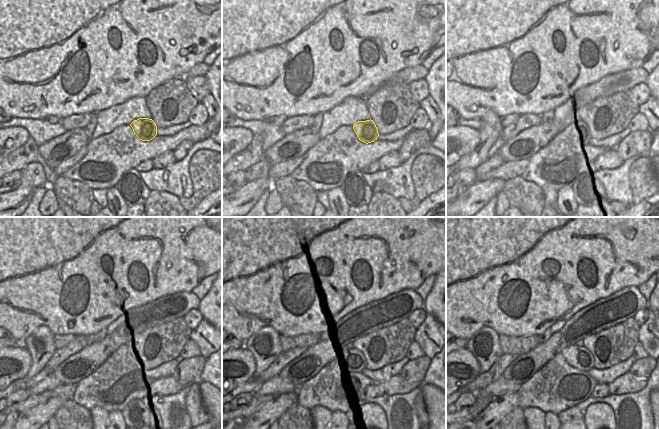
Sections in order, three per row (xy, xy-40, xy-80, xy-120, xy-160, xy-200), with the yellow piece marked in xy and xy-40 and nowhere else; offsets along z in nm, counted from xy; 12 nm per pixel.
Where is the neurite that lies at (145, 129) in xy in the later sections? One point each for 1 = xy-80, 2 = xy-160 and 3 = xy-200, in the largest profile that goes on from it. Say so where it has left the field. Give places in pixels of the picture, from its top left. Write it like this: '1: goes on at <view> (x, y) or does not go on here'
1: goes on at xy-80 (582, 127)
2: goes on at xy-160 (354, 358)
3: goes on at xy-200 (578, 357)

